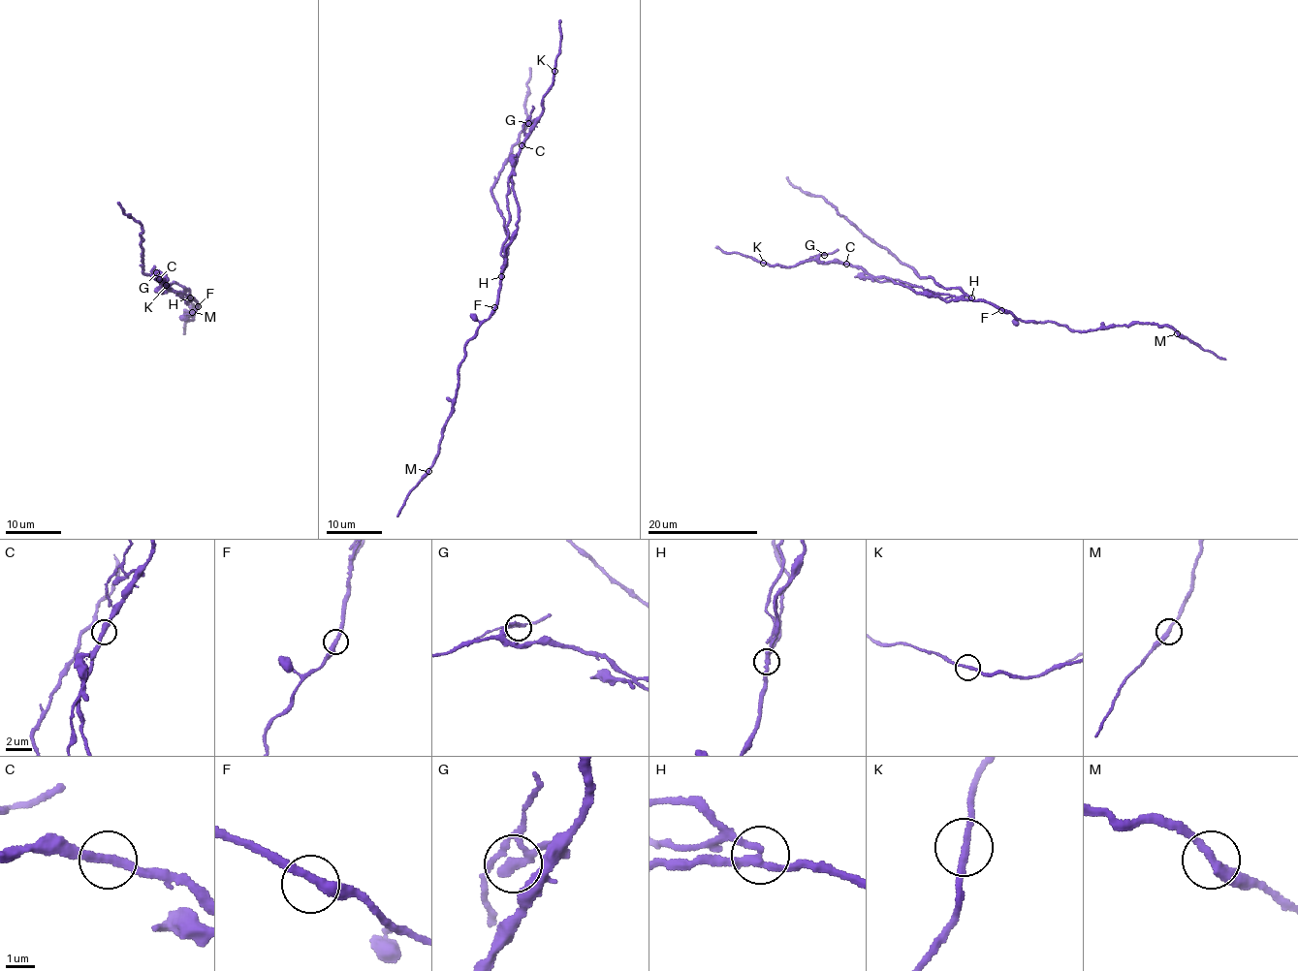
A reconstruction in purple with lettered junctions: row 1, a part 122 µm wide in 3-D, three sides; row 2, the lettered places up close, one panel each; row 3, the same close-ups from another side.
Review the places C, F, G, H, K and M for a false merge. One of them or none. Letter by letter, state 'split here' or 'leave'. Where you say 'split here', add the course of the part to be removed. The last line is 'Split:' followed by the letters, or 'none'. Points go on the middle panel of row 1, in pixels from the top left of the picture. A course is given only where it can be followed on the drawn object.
C: leave
F: leave
G: leave
H: split here | (501, 276), (507, 263), (510, 237), (491, 190), (526, 122), (524, 106), (531, 74), (529, 67)
K: leave
M: leave
Split: H

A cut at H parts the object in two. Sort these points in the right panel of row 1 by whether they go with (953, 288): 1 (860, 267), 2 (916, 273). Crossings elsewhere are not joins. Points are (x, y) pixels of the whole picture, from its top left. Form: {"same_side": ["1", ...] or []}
{"same_side": ["2"]}

